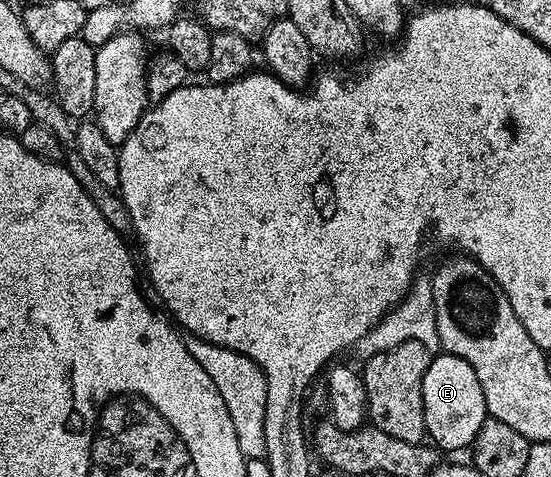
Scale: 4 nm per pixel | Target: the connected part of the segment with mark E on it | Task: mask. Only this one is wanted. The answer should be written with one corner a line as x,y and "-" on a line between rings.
445,352
431,357
428,372
424,372
424,420
429,441
439,444
445,438
463,438
466,444
473,443
487,416
484,388
480,388
472,364

